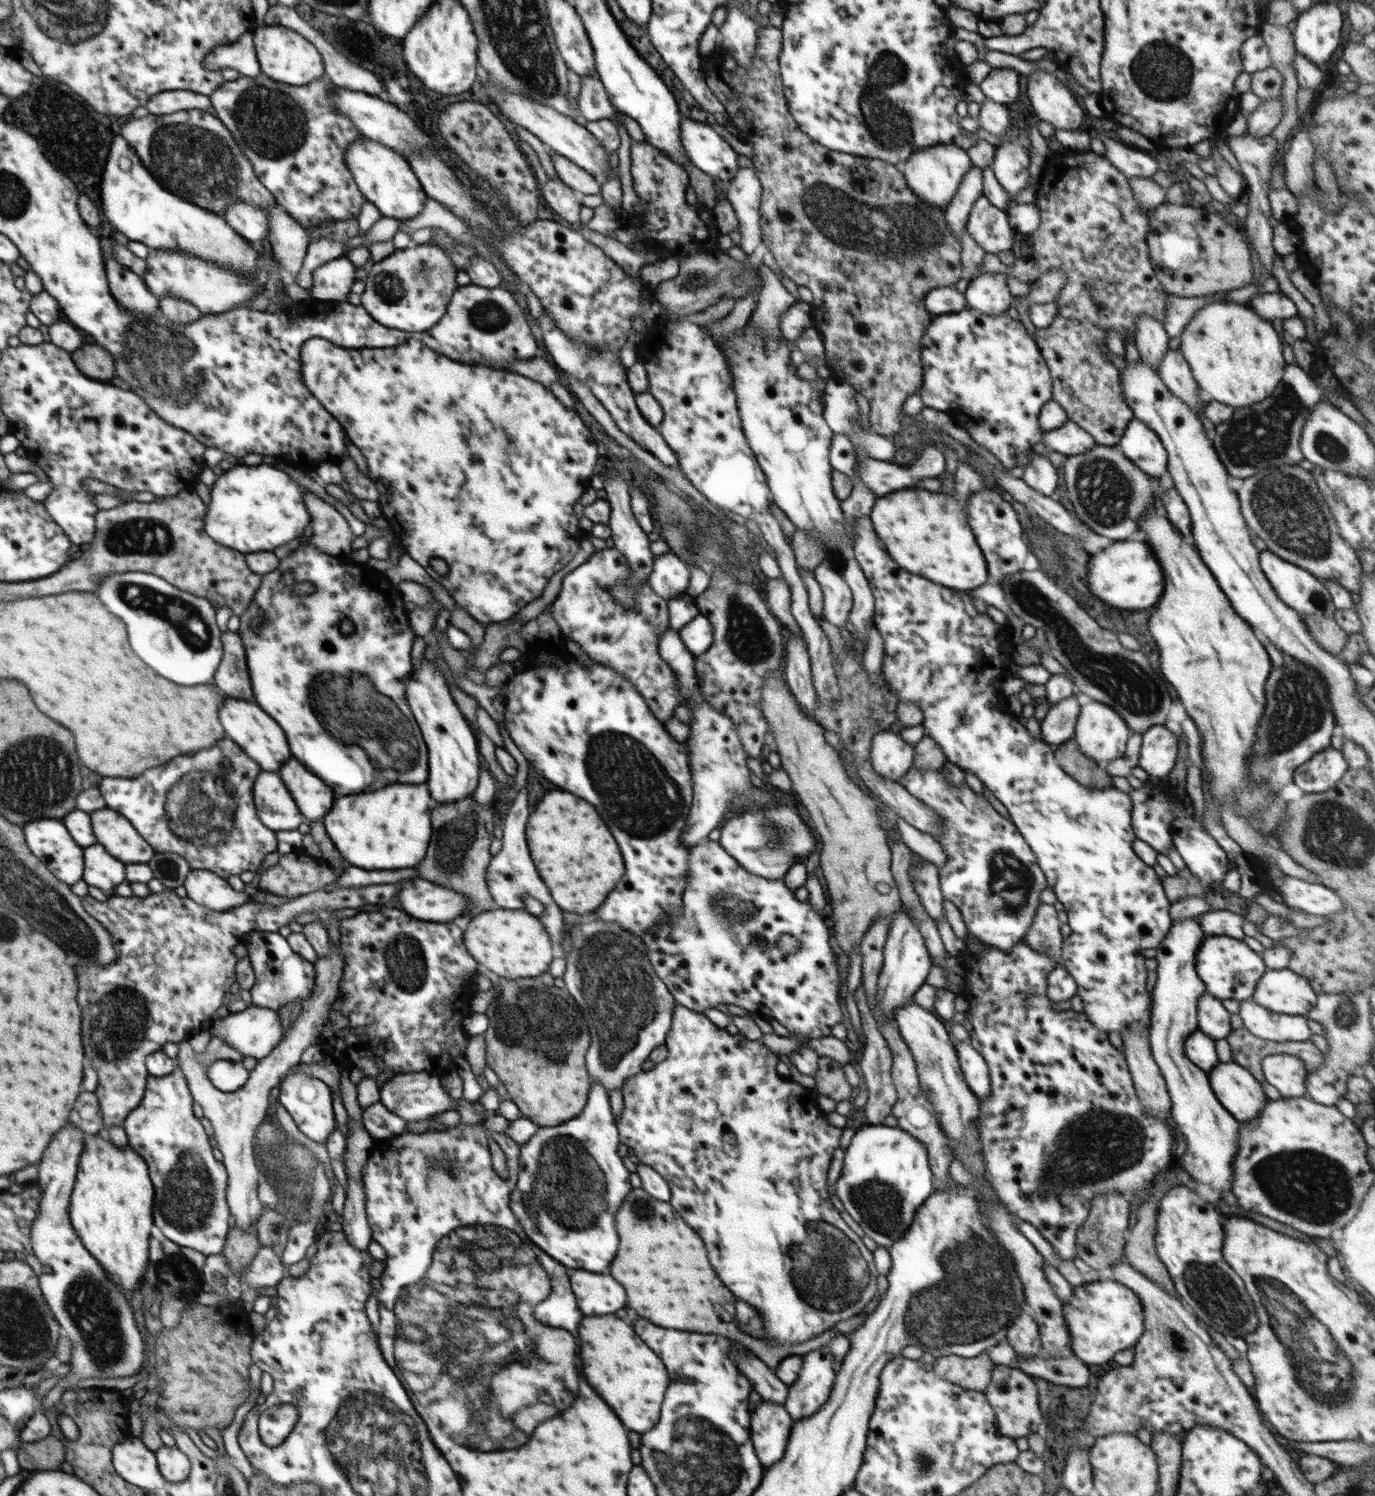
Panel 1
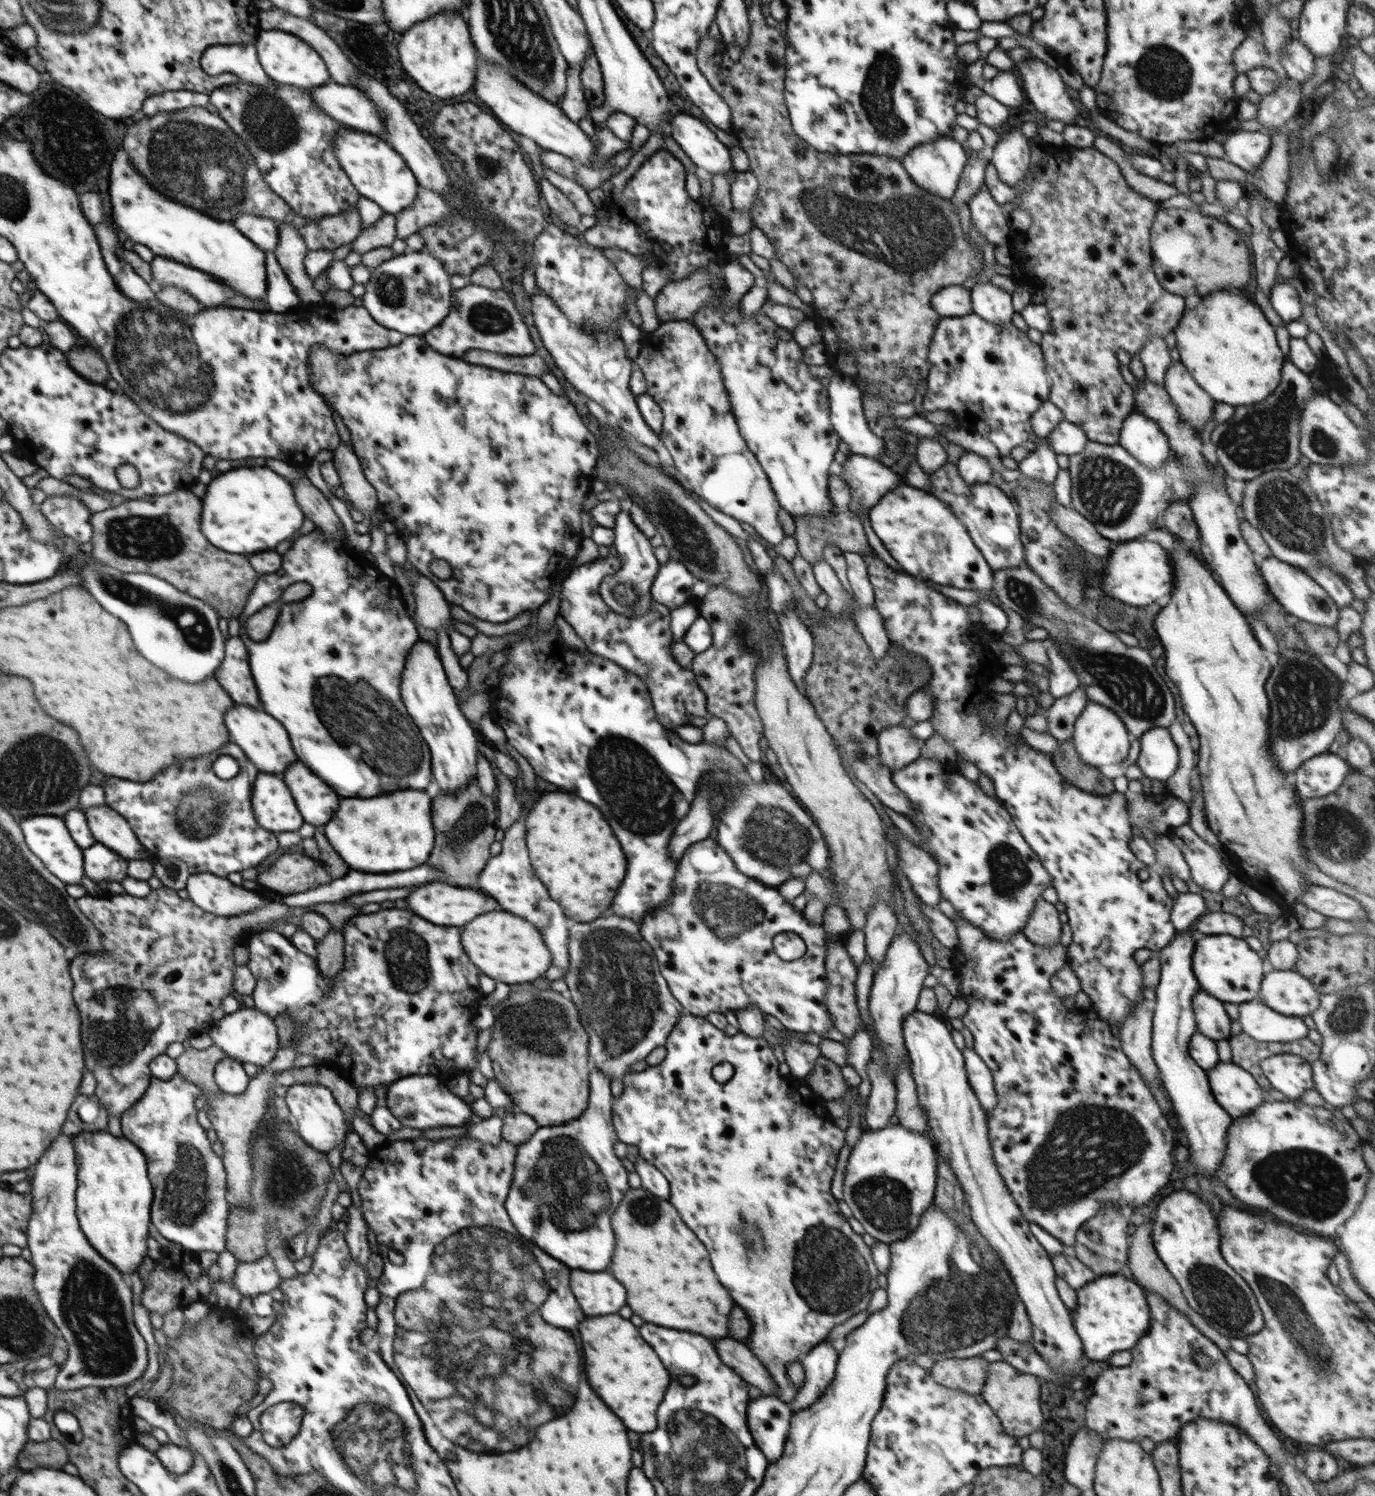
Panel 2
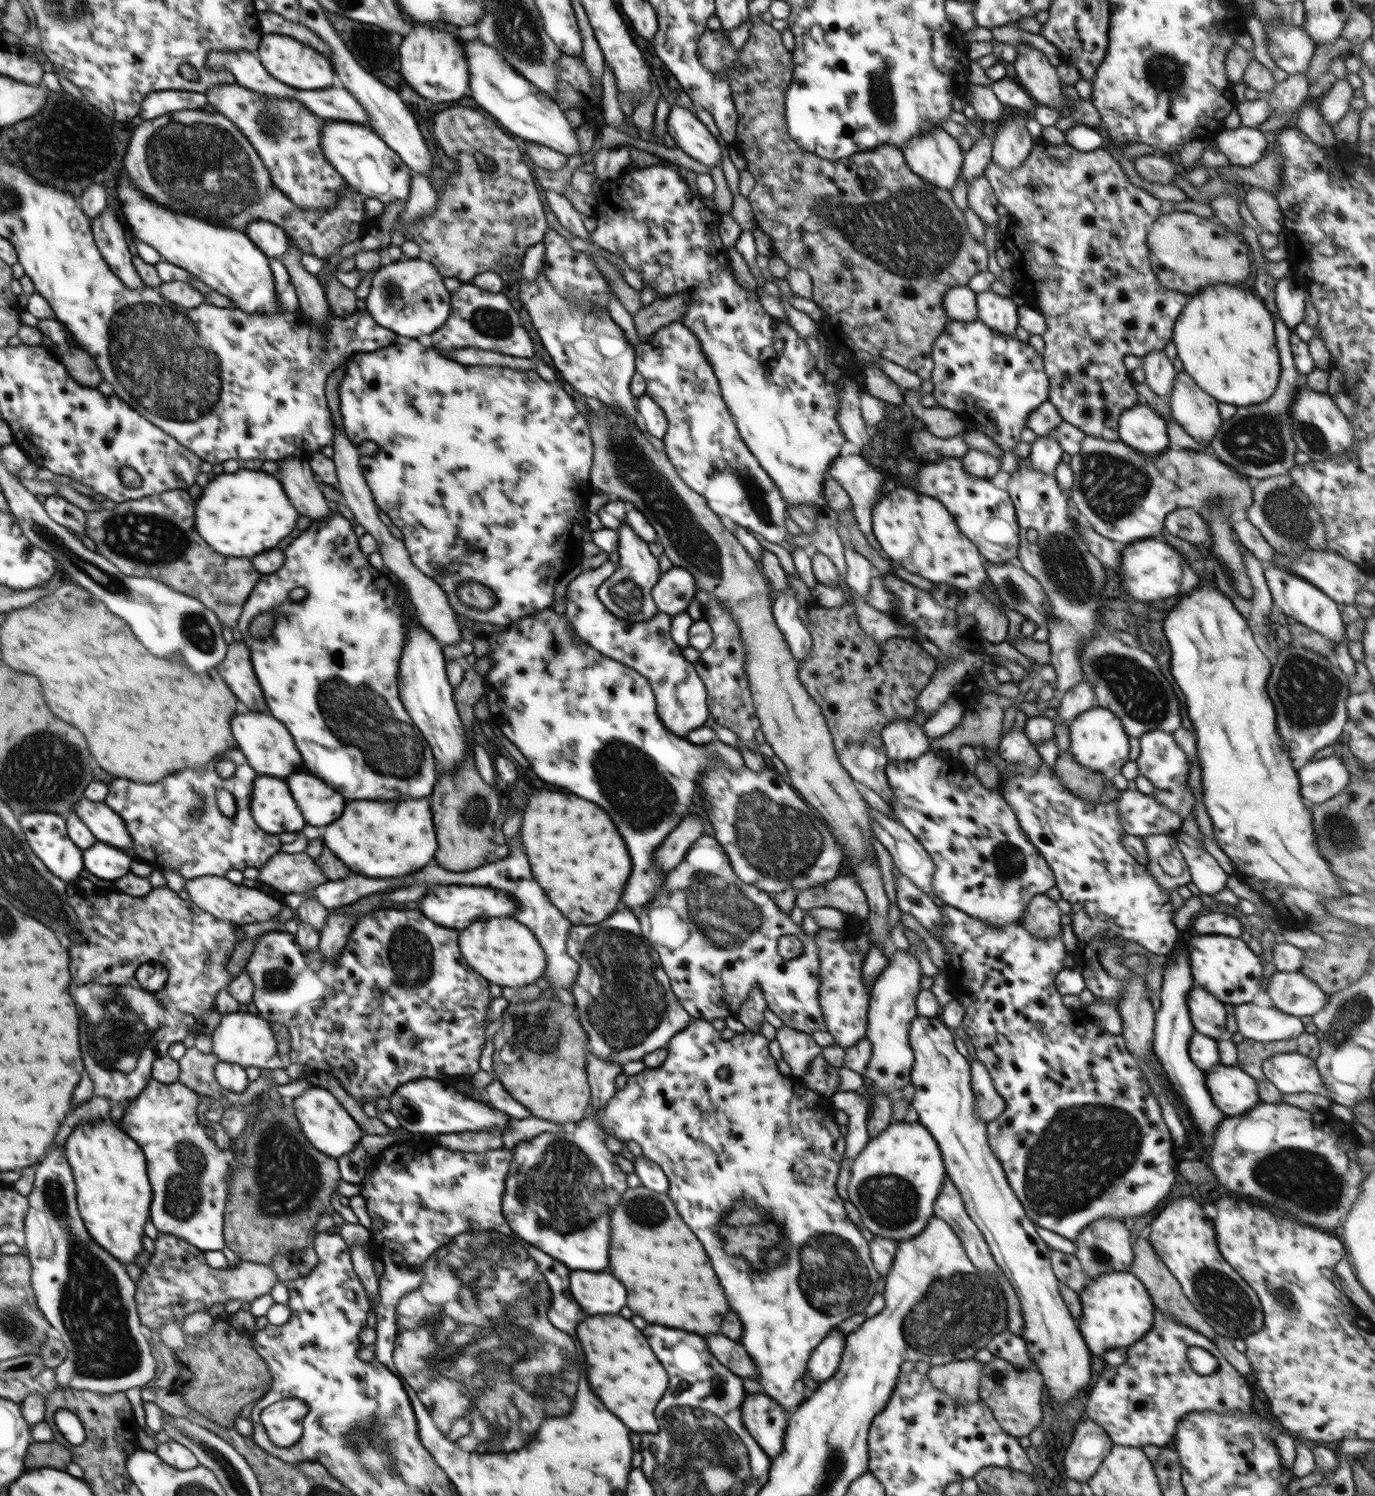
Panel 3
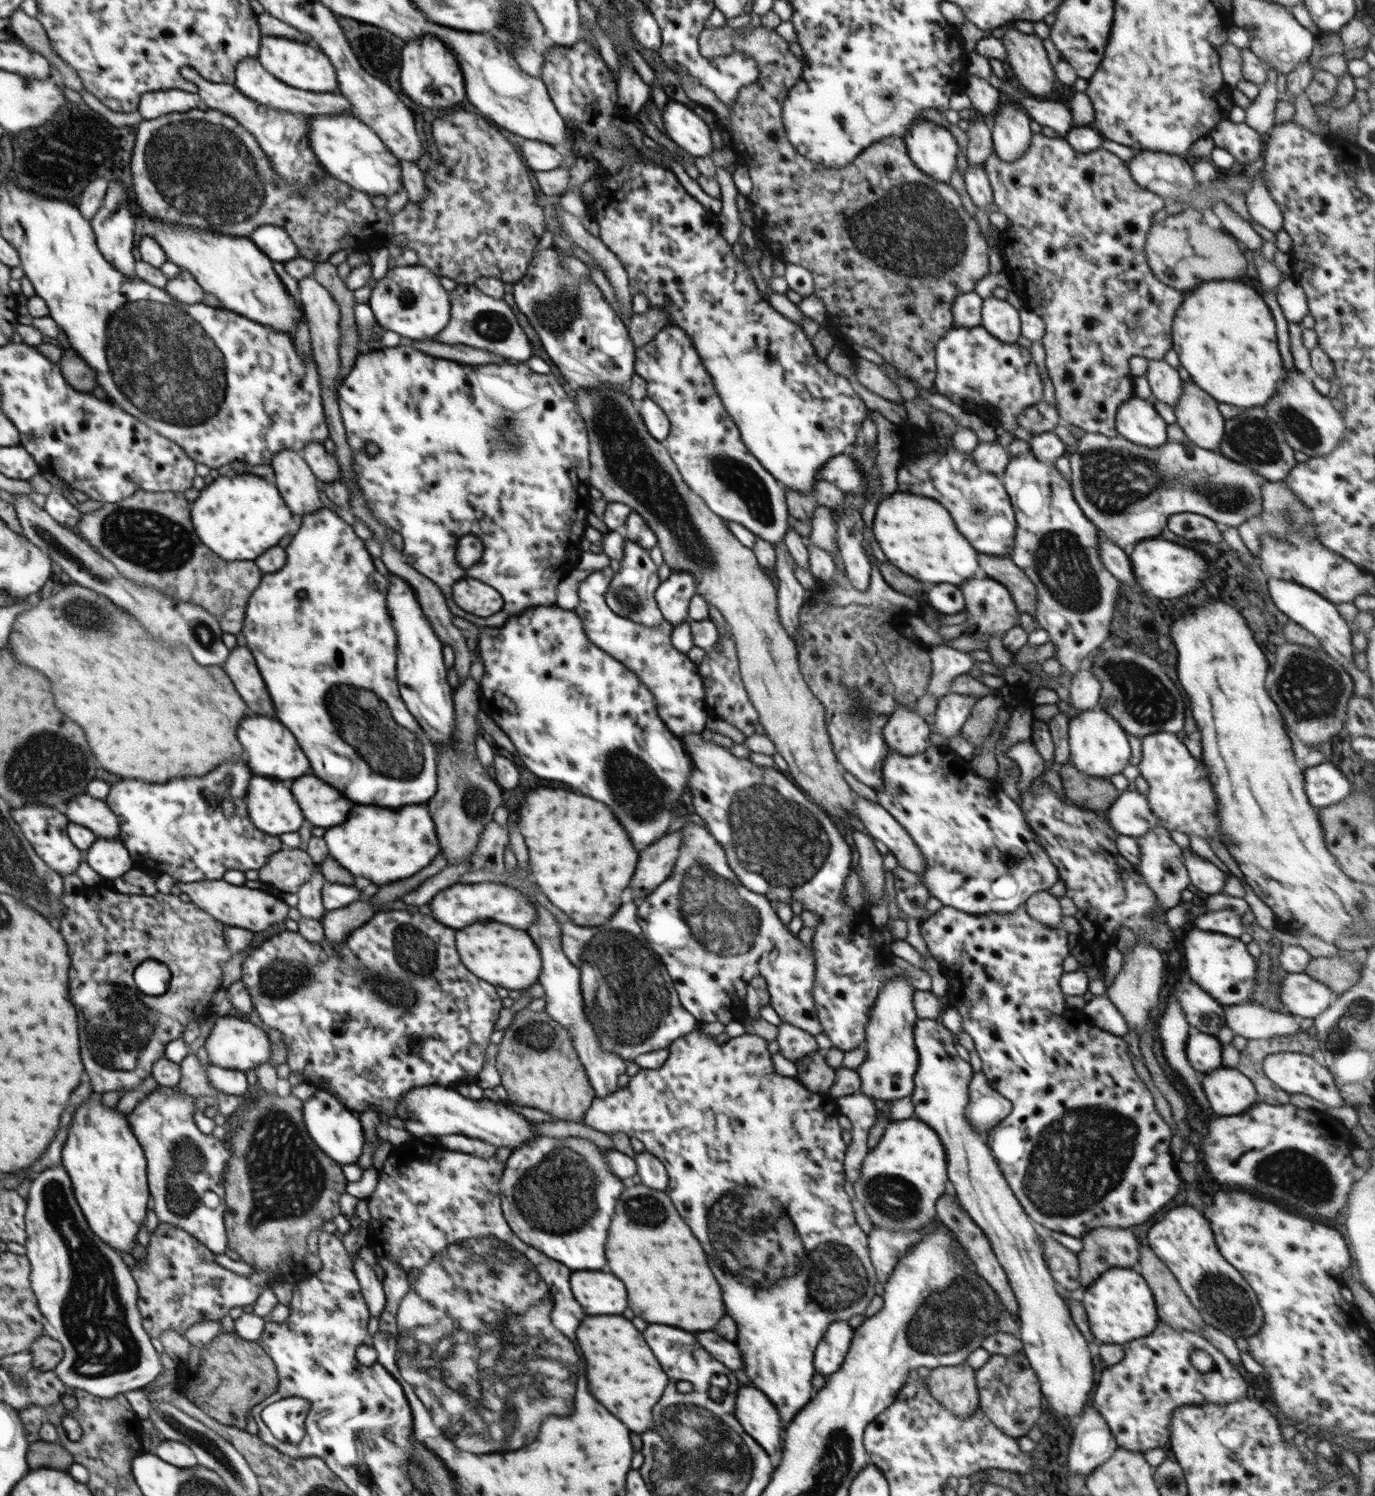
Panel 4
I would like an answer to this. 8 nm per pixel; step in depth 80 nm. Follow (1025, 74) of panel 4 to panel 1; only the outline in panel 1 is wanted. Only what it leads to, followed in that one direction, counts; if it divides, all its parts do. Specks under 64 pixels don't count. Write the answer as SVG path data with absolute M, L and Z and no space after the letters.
M1036 70L1027 77L1026 96L1040 121L1053 124L1056 130L1080 130L1085 114L1071 90L1044 70Z

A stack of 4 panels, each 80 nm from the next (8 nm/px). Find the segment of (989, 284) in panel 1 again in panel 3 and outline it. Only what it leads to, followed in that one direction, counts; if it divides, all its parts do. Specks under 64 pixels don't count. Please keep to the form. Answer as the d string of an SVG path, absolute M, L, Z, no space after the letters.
M991 289L977 294L978 319L996 332L1015 336L1019 325L1017 305L1012 297L1004 297Z

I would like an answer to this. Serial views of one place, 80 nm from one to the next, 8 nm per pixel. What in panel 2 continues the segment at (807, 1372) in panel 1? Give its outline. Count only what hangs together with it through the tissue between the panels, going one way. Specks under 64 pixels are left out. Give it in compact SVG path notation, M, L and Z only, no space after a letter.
M822 1341L818 1343L812 1350L809 1350L800 1358L805 1372L805 1383L798 1388L797 1397L790 1402L789 1406L792 1408L793 1413L799 1410L811 1407L817 1402L818 1398L825 1393L826 1387L832 1382L836 1376L837 1360L839 1354L836 1348L832 1345L832 1341Z

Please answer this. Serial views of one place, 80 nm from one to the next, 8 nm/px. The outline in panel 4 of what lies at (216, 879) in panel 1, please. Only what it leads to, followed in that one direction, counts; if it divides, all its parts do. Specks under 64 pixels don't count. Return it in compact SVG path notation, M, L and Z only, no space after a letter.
M223 878L190 883L179 882L179 887L181 892L190 896L192 903L228 927L245 928L254 933L264 932L270 926L285 922L288 916L289 906L282 899L262 889L251 889L246 885L234 886Z

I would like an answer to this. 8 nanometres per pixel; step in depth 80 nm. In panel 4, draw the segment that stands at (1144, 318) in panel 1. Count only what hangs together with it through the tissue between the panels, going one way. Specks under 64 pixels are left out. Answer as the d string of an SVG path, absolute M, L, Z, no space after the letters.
M1164 359L1149 360L1148 379L1155 400L1164 402L1168 406L1176 406L1180 395L1183 393L1183 381L1177 369L1168 364Z

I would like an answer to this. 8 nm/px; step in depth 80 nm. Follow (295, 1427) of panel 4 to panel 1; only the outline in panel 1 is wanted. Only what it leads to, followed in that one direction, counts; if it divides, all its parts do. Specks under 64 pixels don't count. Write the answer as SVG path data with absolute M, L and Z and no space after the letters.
M293 1404L267 1408L259 1416L259 1435L266 1446L282 1444L291 1433L299 1412Z

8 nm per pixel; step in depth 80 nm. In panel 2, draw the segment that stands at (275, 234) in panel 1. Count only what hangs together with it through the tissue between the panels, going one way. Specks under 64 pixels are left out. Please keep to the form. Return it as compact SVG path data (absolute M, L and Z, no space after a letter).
M285 222L278 223L278 244L274 250L282 270L297 290L300 302L307 306L317 306L324 301L324 295L314 288L313 280L308 276L304 259L309 249L297 228Z

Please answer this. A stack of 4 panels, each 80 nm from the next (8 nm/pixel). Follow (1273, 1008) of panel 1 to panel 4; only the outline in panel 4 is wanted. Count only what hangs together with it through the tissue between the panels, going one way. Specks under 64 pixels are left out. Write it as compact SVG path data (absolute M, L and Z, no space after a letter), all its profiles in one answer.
M1287 973L1286 978L1281 984L1280 1001L1282 1006L1298 1019L1311 1018L1316 1019L1320 1014L1325 1013L1338 999L1338 995L1323 982L1314 980L1309 974L1304 973Z

